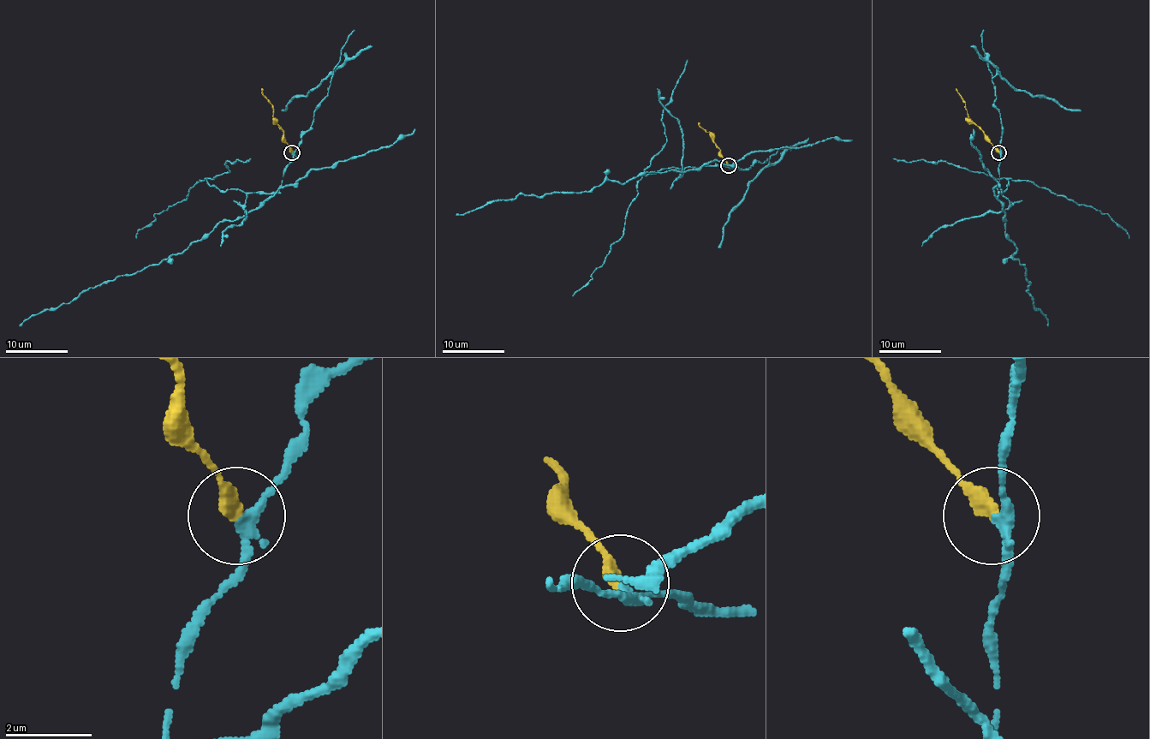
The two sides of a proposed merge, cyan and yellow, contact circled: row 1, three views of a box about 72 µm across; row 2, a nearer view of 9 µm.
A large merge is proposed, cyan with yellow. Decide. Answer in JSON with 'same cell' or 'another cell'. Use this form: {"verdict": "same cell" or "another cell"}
{"verdict": "another cell"}

